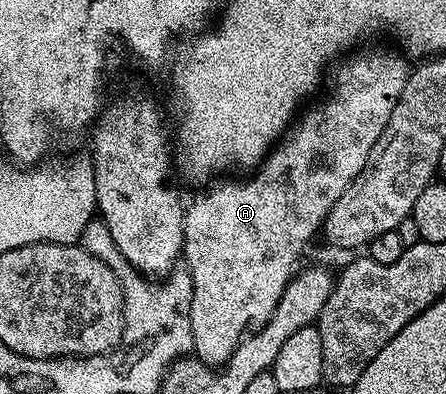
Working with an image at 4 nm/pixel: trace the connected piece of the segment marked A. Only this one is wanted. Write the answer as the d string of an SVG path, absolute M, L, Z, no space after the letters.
M370 49L367 53L353 53L334 73L334 98L324 102L322 109L307 108L297 118L293 132L283 136L266 154L266 160L247 176L251 176L247 181L211 184L210 193L200 194L191 205L189 202L185 206L184 257L190 260L188 268L194 288L190 304L190 344L193 356L205 365L225 365L252 327L265 325L272 311L276 311L286 284L299 268L302 252L314 236L319 236L322 222L328 211L332 211L336 199L340 199L356 175L364 171L372 147L376 147L384 127L388 127L388 119L410 78L411 66L406 66L407 58L401 52L377 53Z

